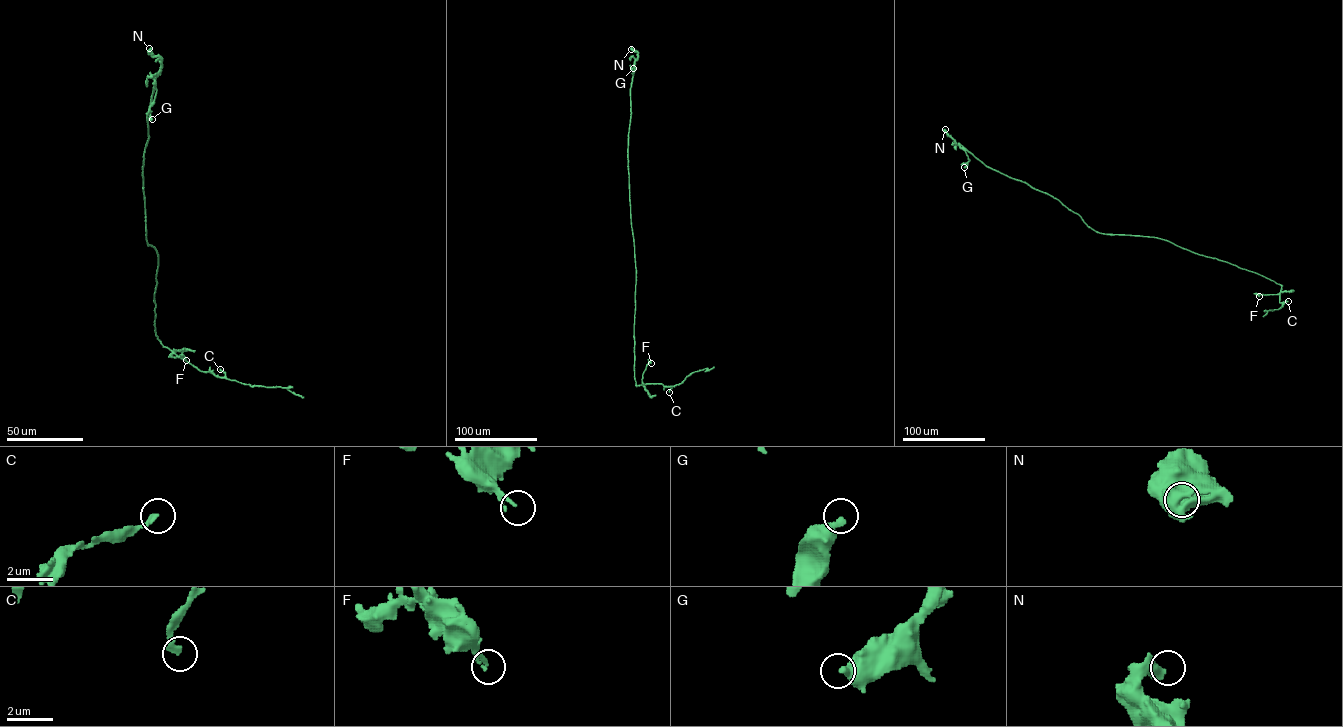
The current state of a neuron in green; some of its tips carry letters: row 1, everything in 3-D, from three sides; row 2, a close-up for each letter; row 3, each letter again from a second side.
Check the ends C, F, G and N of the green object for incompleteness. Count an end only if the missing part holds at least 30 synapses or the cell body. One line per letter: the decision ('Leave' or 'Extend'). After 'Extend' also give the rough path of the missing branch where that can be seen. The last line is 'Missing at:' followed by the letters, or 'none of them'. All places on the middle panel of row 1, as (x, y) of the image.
C: Extend
F: Leave
G: Leave
N: Leave
Missing at: C

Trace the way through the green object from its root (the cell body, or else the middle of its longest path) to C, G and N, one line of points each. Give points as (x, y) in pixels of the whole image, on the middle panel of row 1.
C: (634, 251), (636, 384), (661, 383), (672, 387), (669, 392)
G: (634, 251), (628, 158), (630, 88), (633, 68)
N: (634, 251), (628, 149), (630, 88), (637, 52), (631, 49)

